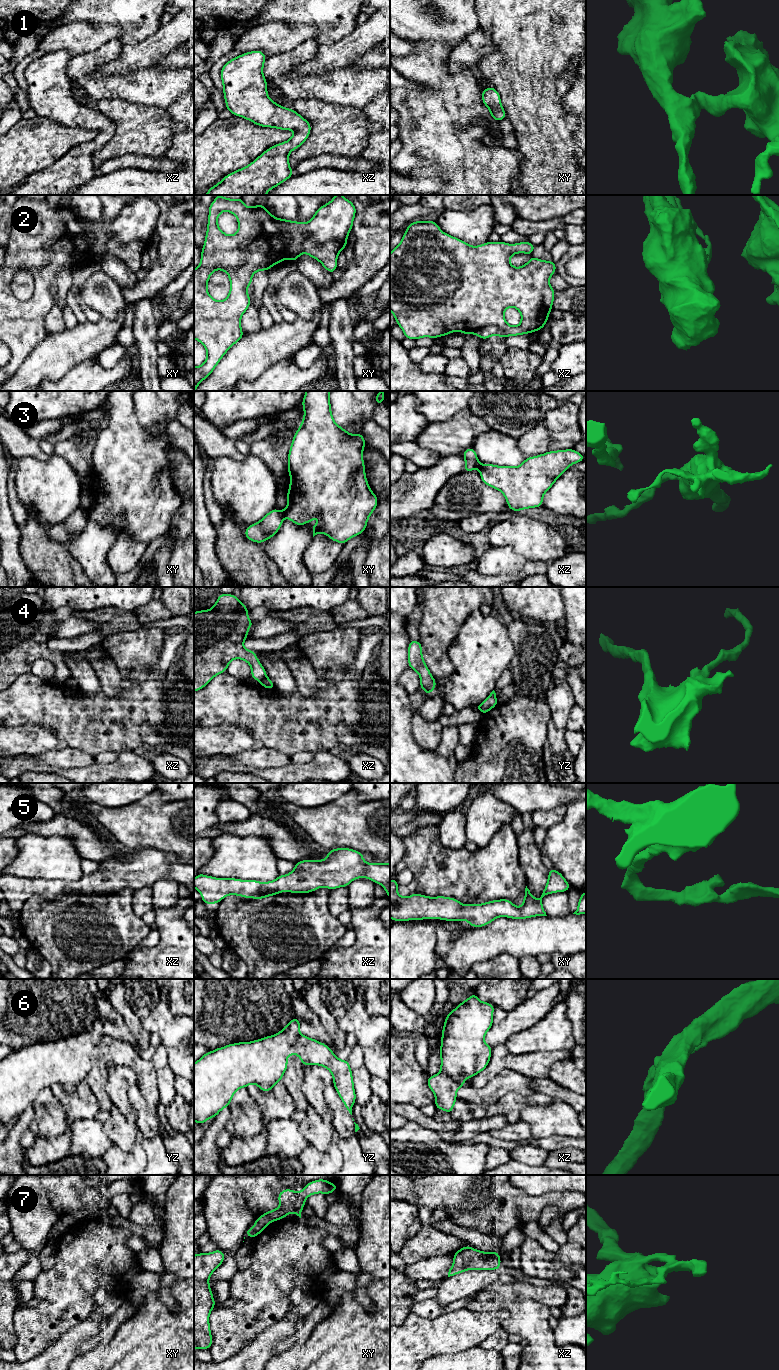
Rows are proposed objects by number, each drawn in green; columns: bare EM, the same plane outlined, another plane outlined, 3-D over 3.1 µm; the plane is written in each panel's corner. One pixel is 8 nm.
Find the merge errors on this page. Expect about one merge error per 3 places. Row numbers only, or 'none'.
2, 3, 4, 7

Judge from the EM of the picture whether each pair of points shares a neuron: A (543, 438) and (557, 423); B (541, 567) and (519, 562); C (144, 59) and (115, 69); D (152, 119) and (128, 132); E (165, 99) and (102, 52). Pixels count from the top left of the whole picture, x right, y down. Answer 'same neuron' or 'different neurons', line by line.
A: different neurons
B: different neurons
C: same neuron
D: same neuron
E: same neuron

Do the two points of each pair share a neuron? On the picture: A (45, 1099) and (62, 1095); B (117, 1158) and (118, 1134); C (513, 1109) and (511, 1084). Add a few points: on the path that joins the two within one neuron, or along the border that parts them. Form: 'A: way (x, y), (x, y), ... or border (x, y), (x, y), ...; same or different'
A: border (50, 1088), (62, 1105), (66, 1118); different
B: border (136, 1140), (128, 1151), (123, 1151), (113, 1142); different
C: border (534, 1092), (528, 1095), (508, 1092), (492, 1104); different

